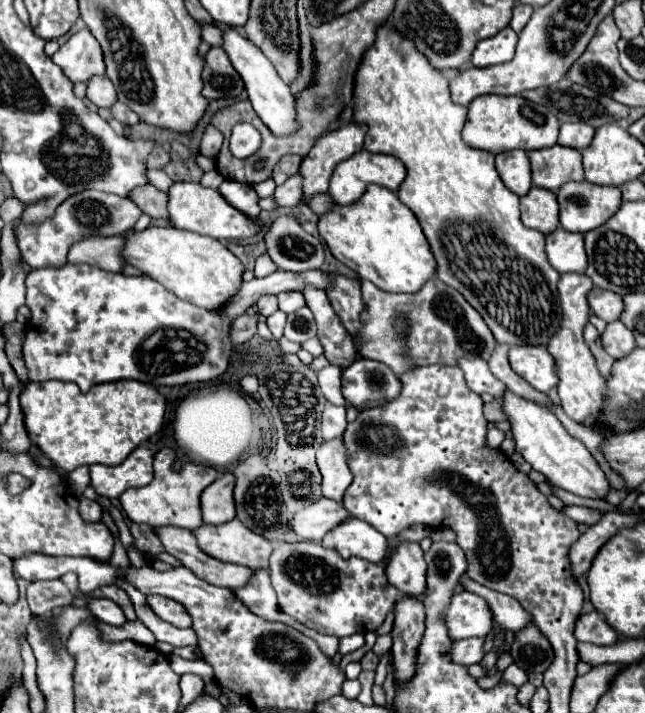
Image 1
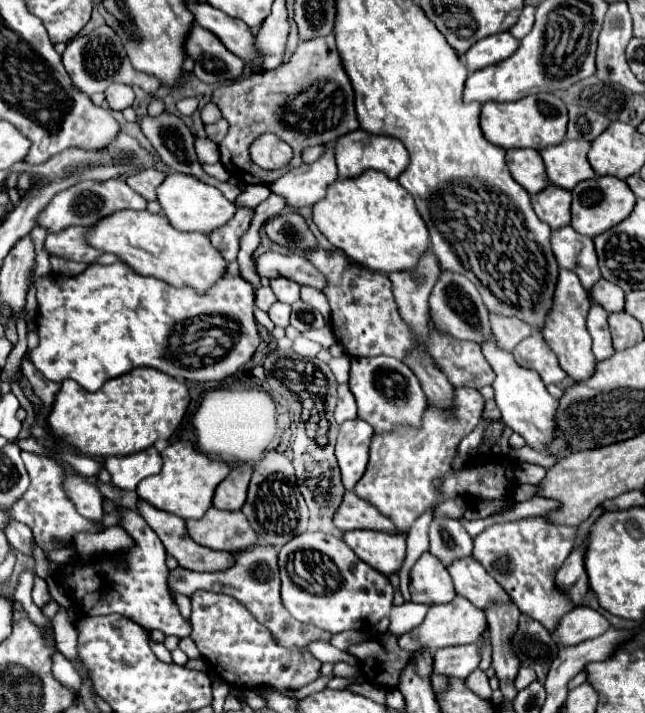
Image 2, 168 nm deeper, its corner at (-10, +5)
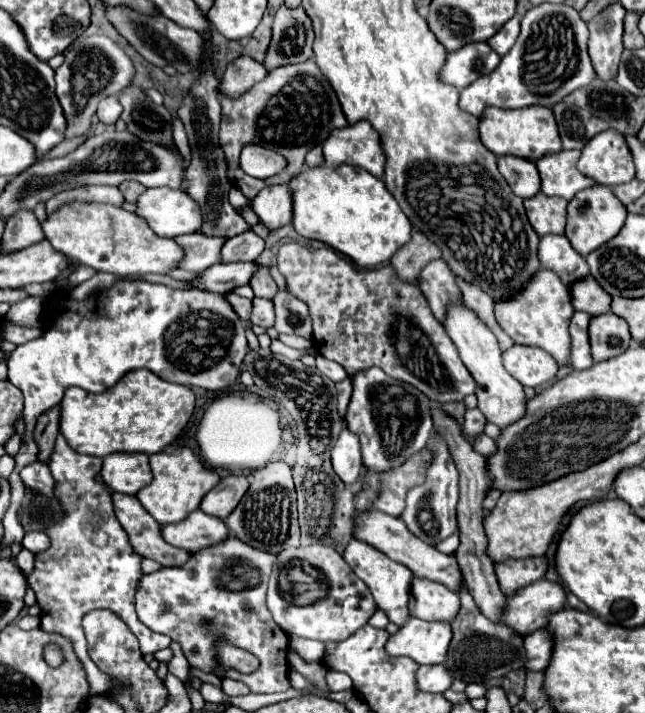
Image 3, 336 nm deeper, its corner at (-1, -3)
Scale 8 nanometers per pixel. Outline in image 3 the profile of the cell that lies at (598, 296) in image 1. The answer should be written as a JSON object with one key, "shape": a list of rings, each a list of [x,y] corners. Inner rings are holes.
{"shape":[[[586,275],[582,281],[576,281],[570,287],[570,293],[572,293],[572,305],[578,311],[590,313],[592,317],[610,311],[612,297],[590,275]]]}

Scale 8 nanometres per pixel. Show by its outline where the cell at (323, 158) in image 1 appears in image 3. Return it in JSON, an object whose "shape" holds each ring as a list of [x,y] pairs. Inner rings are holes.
{"shape":[[[274,185],[262,189],[252,199],[252,209],[268,229],[278,229],[288,225],[292,221],[290,189],[286,185]]]}

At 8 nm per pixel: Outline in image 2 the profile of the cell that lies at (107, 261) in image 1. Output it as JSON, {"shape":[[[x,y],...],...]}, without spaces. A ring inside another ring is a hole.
{"shape":[[[67,227],[61,233],[51,233],[45,239],[45,249],[51,255],[59,255],[71,261],[83,261],[83,263],[95,263],[97,257],[103,253],[87,243],[87,233],[91,227]]]}

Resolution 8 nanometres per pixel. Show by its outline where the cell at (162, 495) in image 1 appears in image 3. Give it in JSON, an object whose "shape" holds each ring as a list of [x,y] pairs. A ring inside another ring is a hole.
{"shape":[[[178,447],[174,453],[154,453],[150,455],[150,465],[154,481],[144,487],[136,497],[160,525],[186,519],[194,509],[198,509],[202,497],[220,481],[218,473],[214,469],[208,469],[190,447]]]}

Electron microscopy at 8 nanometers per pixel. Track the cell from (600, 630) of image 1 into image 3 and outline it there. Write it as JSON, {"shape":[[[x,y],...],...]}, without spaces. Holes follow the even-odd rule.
{"shape":[[[538,629],[524,637],[524,653],[526,653],[526,665],[524,669],[530,671],[544,671],[550,655],[552,655],[552,635],[548,629]]]}

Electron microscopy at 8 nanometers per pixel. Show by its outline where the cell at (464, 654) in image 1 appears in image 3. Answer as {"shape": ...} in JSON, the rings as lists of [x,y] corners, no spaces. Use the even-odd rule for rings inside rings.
{"shape":[[[424,665],[418,669],[416,685],[424,693],[444,693],[452,685],[452,675],[444,665]]]}

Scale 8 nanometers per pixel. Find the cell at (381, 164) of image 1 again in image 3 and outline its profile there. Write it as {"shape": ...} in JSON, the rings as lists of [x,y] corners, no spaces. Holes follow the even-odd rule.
{"shape":[[[358,121],[348,127],[334,129],[322,147],[328,167],[348,163],[366,169],[374,177],[384,175],[386,157],[380,147],[380,137],[368,121]]]}

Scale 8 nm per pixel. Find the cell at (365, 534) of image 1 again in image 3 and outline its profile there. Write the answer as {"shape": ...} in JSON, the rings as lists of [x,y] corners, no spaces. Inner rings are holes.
{"shape":[[[352,539],[348,543],[348,547],[344,551],[344,561],[352,567],[352,571],[358,575],[358,579],[362,579],[366,583],[368,591],[372,593],[372,597],[376,601],[376,607],[382,609],[394,625],[402,627],[410,617],[408,599],[410,599],[410,587],[412,587],[414,573],[410,573],[410,569],[406,569],[402,563],[394,563],[382,551],[374,549],[368,543],[362,543],[358,539]]]}

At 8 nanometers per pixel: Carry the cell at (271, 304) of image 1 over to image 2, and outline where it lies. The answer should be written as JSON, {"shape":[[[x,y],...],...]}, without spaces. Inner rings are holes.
{"shape":[[[261,287],[261,289],[257,289],[257,291],[255,291],[255,295],[257,295],[255,305],[257,305],[259,309],[263,309],[263,311],[267,311],[273,303],[277,303],[277,297],[271,293],[271,289],[269,289],[269,287]]]}

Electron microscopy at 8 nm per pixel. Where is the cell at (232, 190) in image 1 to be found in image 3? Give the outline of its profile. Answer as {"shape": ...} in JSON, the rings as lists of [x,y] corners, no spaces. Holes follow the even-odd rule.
{"shape":[[[190,233],[182,237],[174,237],[178,245],[182,245],[182,251],[186,257],[178,263],[180,269],[202,273],[214,263],[220,263],[220,249],[224,245],[222,237],[206,237],[200,233]]]}

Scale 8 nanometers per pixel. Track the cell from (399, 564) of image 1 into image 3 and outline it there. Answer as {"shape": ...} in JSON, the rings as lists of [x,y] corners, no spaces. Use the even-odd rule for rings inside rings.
{"shape":[[[416,577],[412,583],[410,615],[424,621],[450,623],[460,609],[460,599],[442,583]]]}

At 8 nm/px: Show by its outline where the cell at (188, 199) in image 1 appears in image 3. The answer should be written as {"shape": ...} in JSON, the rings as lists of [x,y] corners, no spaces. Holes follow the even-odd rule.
{"shape":[[[146,189],[142,197],[138,197],[136,215],[142,217],[160,237],[196,233],[202,225],[200,207],[184,189]]]}

